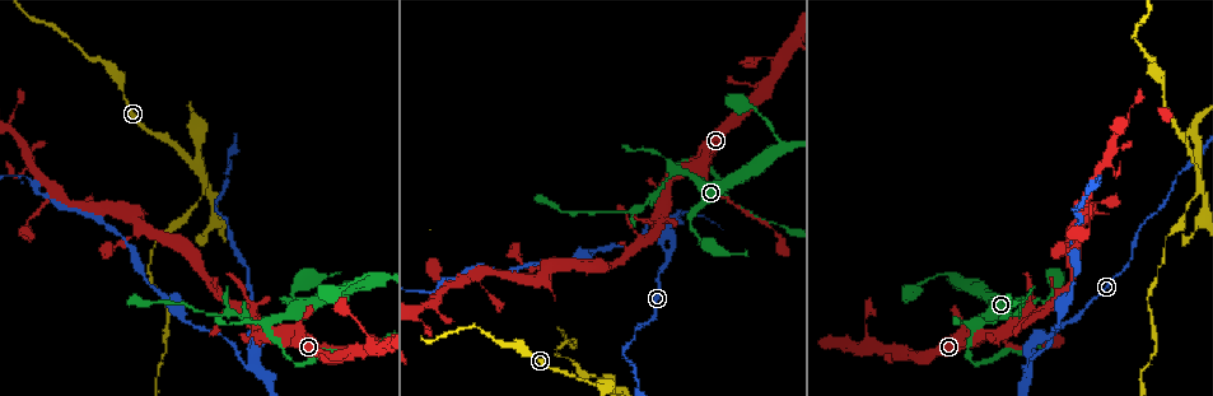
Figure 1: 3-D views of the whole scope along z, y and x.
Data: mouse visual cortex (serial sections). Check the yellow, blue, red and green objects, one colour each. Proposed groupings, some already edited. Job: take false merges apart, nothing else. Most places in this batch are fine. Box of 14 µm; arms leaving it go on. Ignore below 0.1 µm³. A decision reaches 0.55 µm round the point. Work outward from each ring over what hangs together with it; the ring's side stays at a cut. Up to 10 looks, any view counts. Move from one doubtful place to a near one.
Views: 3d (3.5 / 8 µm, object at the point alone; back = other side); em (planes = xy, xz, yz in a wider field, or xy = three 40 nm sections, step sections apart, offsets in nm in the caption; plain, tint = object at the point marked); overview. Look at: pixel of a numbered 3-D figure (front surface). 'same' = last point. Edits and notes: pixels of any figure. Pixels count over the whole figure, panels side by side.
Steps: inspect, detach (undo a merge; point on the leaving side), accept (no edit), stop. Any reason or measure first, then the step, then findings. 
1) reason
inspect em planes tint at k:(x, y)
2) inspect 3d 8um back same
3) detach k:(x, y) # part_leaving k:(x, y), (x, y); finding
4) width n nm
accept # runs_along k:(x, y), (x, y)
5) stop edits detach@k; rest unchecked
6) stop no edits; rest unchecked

sharp bend
inspect 3d 3.5um at 1:(1026, 366)

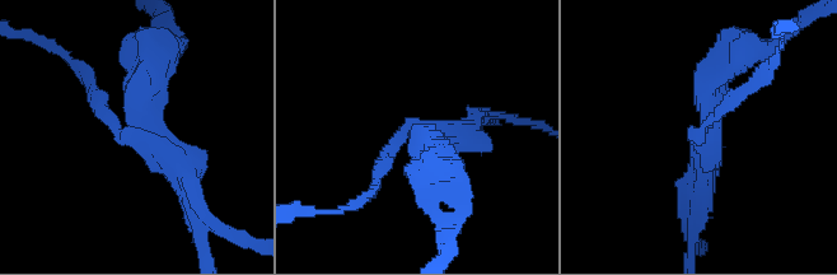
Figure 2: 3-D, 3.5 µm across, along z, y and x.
arms 3; arm_widths 200, 350, 350 nm
inspect em xy step 3 tint at 2:(138, 131)

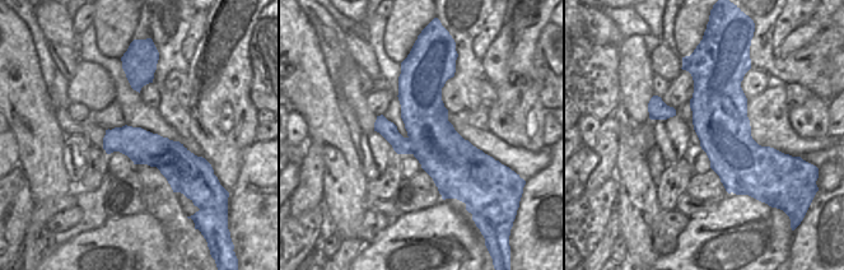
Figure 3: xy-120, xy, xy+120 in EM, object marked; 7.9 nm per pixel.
inspect em xy step 2 tint same

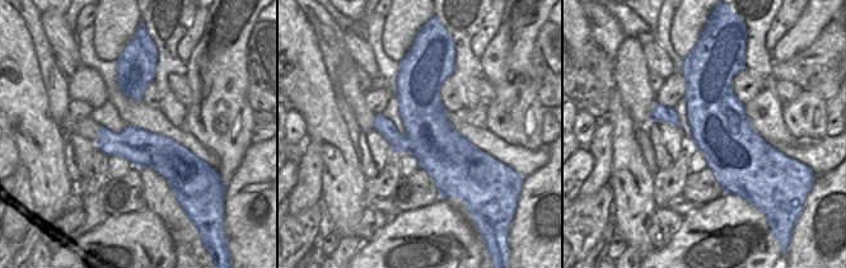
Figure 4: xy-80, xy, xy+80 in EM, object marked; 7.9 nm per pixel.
detach 2:(733, 102) # border 4:(406, 136), (411, 145), (411, 151); a second cell is stuck on

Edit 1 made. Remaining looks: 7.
inspect overview

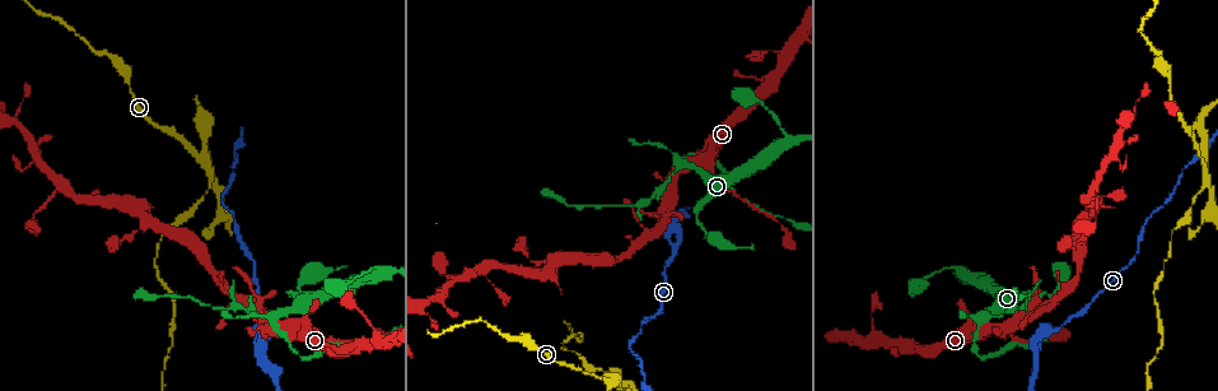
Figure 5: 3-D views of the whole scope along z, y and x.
a fork
inspect 3d 3.5um at 5:(680, 160)

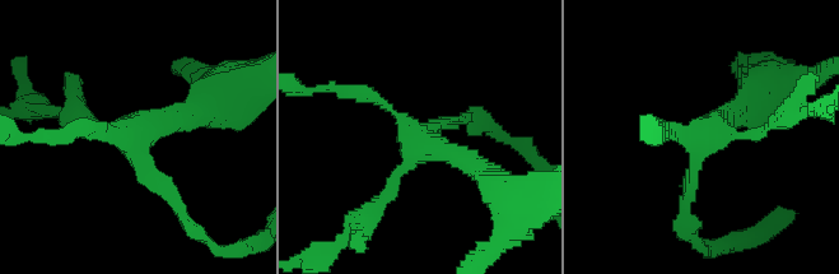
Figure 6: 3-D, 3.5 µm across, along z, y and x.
now the EM
inspect em xy step 2 plain at 6:(423, 143)

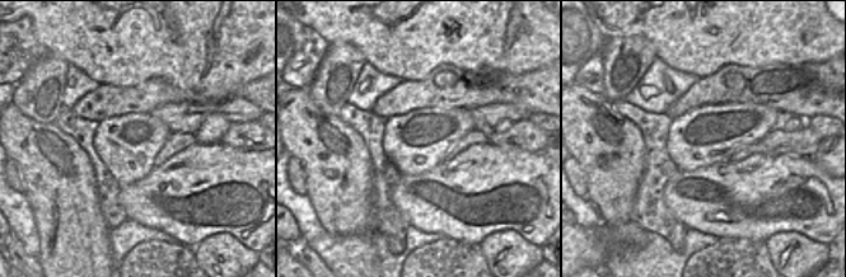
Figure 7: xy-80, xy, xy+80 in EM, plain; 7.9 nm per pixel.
where the object lies
inspect em xy step 2 tint same

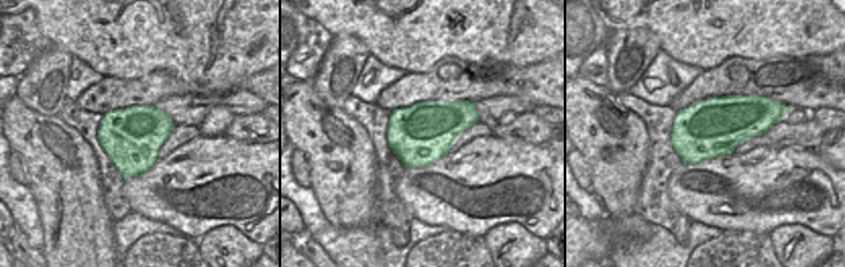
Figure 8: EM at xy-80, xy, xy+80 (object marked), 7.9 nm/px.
accept # runs_along 6:(749, 107), (713, 128), (688, 201); all the same cell

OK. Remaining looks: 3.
branch point
inspect 3d 3.5um at 5:(152, 223)

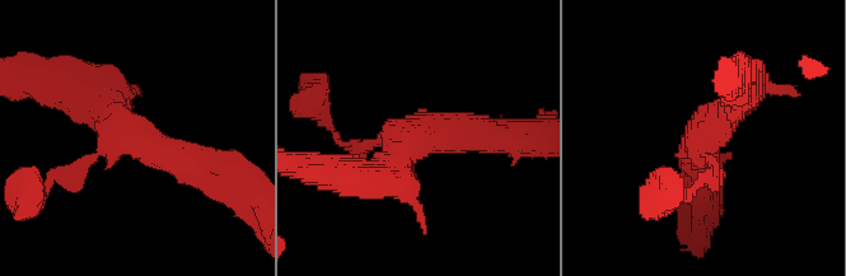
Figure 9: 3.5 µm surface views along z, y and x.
arms 3; arm_widths 150, 400, 400 nm; now the EM
inspect em xy step 5 tint at 9:(702, 133)

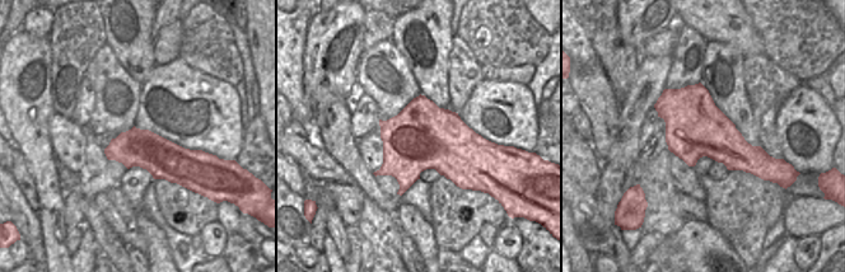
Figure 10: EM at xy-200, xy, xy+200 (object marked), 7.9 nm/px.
accept # runs_along 9:(202, 164), (152, 149), (69, 87); one cell here

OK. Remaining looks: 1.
stop edits detach@2; rest unchecked

